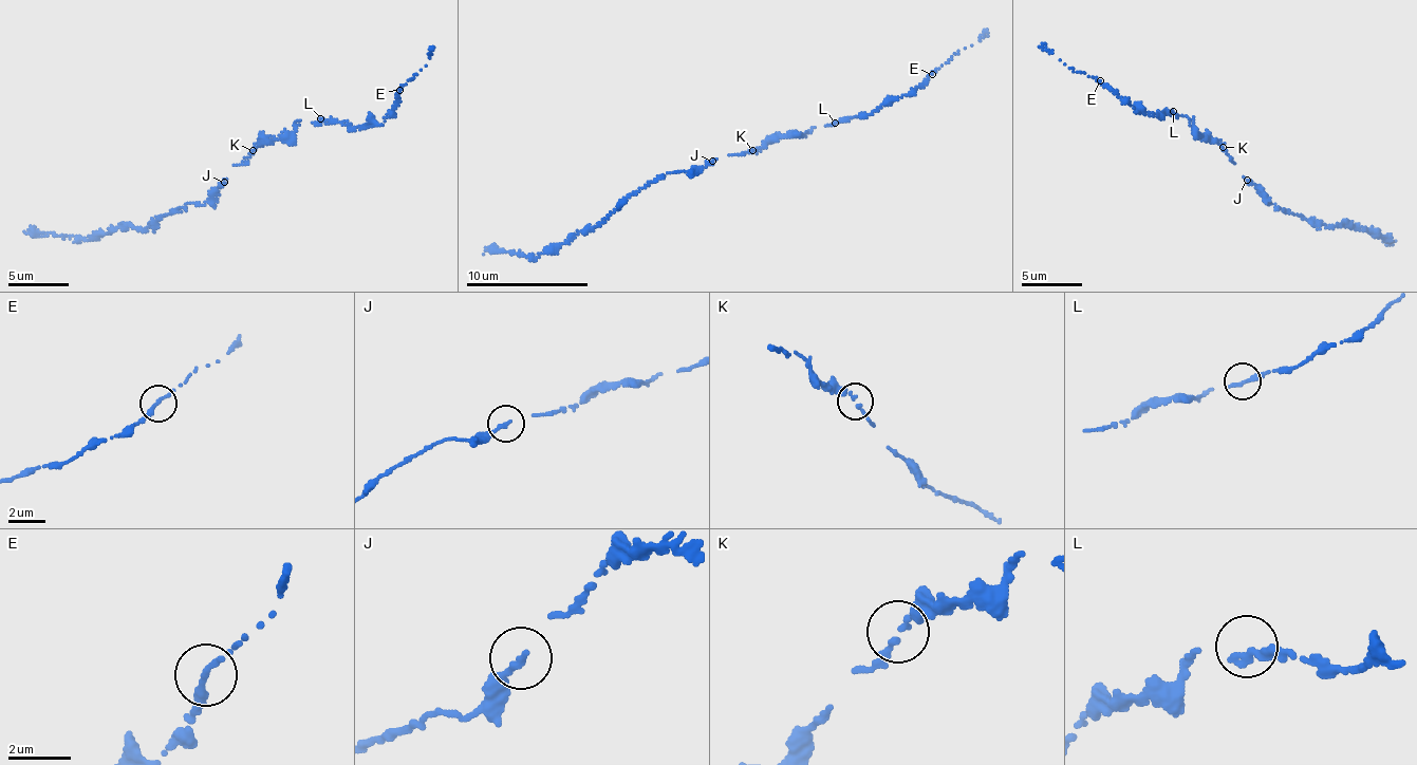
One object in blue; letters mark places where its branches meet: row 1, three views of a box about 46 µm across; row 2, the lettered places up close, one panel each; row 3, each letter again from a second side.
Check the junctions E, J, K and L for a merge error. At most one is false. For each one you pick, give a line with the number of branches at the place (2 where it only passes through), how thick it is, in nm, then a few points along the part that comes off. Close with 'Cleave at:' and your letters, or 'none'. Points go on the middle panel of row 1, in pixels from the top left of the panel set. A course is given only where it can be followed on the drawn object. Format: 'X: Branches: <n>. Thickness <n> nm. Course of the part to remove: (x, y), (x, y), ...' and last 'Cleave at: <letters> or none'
Cleave at: none

